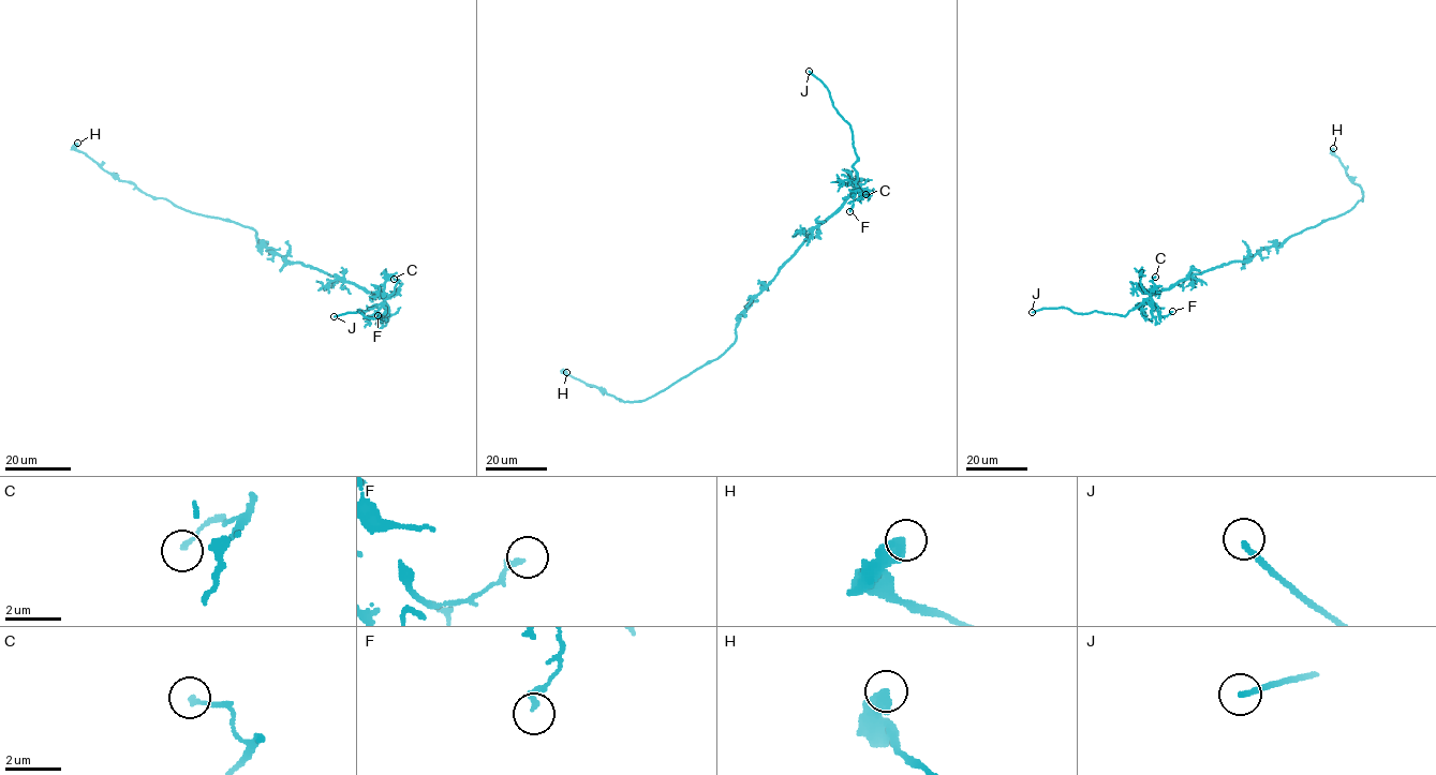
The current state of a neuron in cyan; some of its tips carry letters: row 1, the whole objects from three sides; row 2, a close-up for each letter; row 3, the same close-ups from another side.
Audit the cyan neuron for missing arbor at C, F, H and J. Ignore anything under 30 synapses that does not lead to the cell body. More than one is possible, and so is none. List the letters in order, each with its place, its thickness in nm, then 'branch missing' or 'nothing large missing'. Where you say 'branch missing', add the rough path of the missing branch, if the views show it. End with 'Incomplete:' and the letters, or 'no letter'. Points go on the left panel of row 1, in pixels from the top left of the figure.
C: (394, 279) | 160 nm | nothing large missing
F: (378, 315) | 200 nm | nothing large missing
H: (77, 143) | 420 nm | nothing large missing
J: (334, 316) | 180 nm | branch missing | (334, 316), (322, 324), (321, 333)
Incomplete: J

